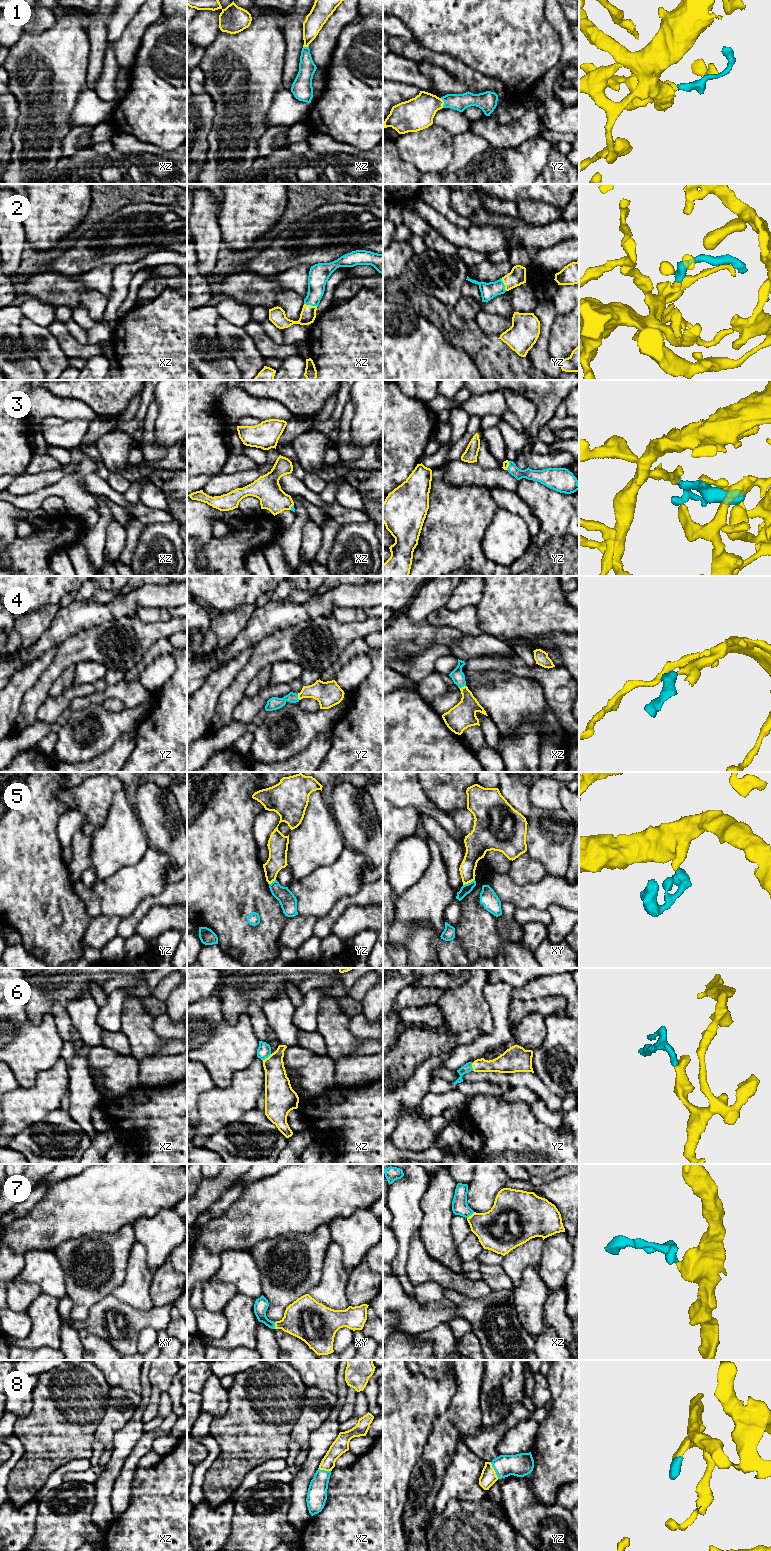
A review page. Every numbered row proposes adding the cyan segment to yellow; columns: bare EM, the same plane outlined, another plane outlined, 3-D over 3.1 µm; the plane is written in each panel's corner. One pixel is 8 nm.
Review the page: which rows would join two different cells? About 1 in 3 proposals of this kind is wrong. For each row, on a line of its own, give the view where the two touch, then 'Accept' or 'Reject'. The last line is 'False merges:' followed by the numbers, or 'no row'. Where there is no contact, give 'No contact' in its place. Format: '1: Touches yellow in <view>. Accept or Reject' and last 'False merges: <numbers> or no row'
1: Touches yellow in yz. Accept
2: Touches yellow in xz. Accept
3: Touches yellow in yz. Accept
4: Touches yellow in xz. Accept
5: Touches yellow in xy. Reject
6: Touches yellow in xz. Accept
7: Touches yellow in xz. Accept
8: Touches yellow in yz. Accept
False merges: 5

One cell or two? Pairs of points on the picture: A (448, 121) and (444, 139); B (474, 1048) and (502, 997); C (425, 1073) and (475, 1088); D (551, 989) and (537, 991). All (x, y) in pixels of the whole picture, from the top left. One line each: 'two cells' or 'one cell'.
A: two cells
B: one cell
C: two cells
D: one cell

